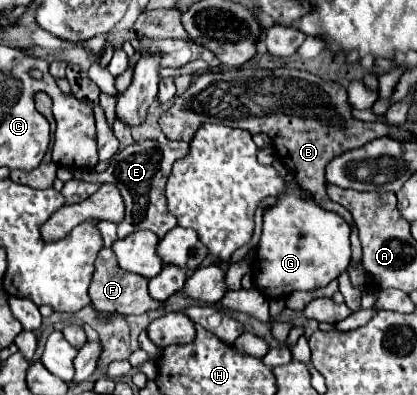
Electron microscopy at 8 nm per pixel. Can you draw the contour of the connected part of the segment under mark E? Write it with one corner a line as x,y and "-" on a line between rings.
137,141
117,151
103,173
97,173
95,169
75,169
73,177
89,183
99,183
99,185
113,183
121,191
121,197
125,201
125,217
117,225
117,233
121,239
141,229
149,229
157,237
163,237
167,231
171,231
177,225
177,221
171,217
171,213
165,207
165,197
163,197
165,181
167,181
167,175
171,173
173,161
177,161
179,157
185,157
187,149
189,149
189,143
185,141
167,141
167,143

